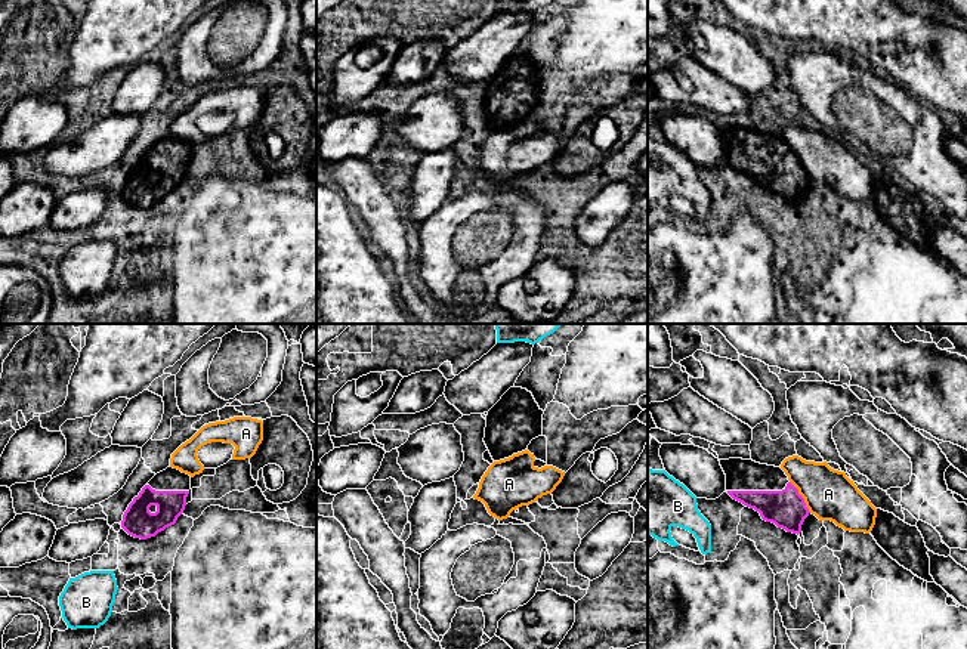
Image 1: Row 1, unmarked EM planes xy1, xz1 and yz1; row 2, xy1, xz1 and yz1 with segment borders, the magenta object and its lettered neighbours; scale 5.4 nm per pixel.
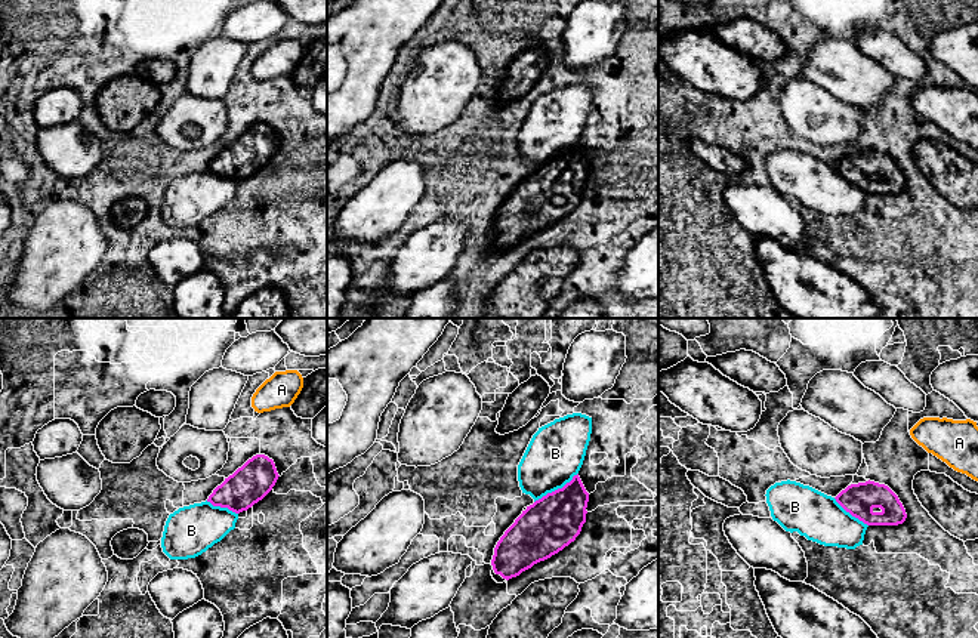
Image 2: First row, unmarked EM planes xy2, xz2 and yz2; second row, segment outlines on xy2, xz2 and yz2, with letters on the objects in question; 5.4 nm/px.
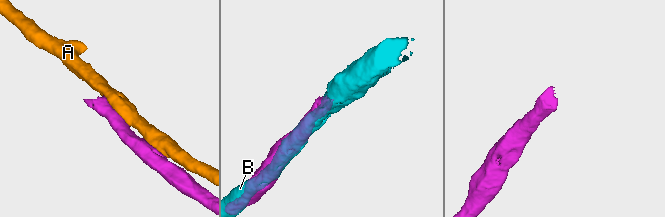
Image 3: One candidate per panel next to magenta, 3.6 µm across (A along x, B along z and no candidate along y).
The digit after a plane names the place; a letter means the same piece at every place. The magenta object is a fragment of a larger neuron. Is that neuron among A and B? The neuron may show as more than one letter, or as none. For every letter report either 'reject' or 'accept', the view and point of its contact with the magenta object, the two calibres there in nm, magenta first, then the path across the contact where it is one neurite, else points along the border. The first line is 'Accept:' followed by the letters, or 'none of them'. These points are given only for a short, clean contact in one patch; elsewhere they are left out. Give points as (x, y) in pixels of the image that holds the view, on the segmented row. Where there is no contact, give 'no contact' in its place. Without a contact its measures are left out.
Accept: none of them
A: reject; contact yz1 (802, 497); calibres 200 and 280 nm
B: reject; contact xz2 (555, 490); calibres 300 and 300 nm

